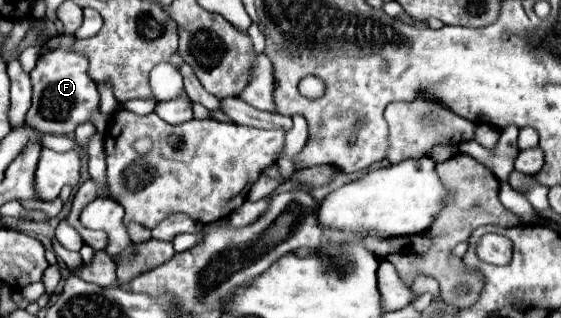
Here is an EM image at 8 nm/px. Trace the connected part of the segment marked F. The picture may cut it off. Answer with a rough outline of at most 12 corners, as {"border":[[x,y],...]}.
{"border":[[71,46],[31,70],[27,124],[73,134],[83,122],[107,132],[89,60]]}

